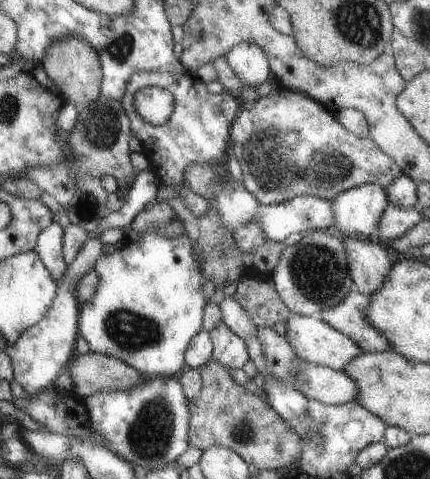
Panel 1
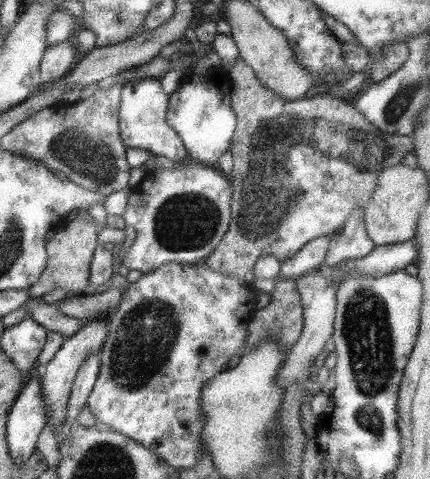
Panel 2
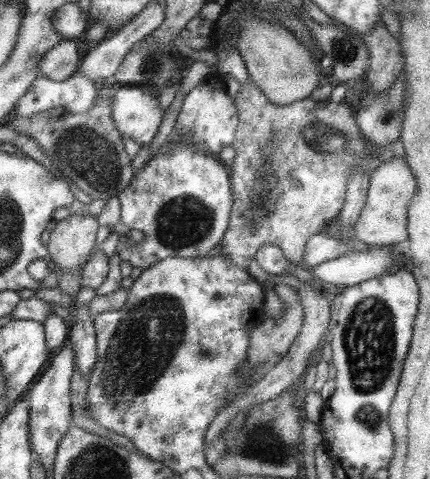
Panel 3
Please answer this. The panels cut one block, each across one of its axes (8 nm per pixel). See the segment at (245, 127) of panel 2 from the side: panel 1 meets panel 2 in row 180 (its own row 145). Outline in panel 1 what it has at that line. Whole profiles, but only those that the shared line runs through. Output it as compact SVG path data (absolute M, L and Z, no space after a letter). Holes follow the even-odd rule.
M279 86L271 88L267 96L255 100L249 110L239 110L231 124L229 154L233 154L241 164L245 184L243 190L253 194L255 200L263 206L283 204L295 196L315 196L323 200L333 200L335 196L363 184L379 184L381 188L387 188L401 174L399 164L387 154L383 154L369 136L353 136L337 122L333 114L325 110L325 106L321 106L307 94L299 94L295 90L285 90Z

